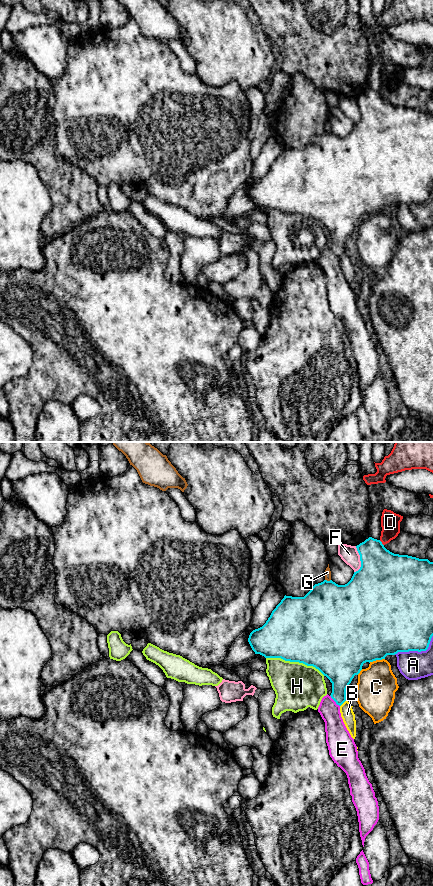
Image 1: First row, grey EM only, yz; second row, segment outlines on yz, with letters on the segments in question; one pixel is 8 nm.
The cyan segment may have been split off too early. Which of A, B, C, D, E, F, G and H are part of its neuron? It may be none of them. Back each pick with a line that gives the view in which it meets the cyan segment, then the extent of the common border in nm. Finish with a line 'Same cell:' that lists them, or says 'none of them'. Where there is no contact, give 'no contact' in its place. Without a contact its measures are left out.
E: yz | 120 nm
Same cell: E

